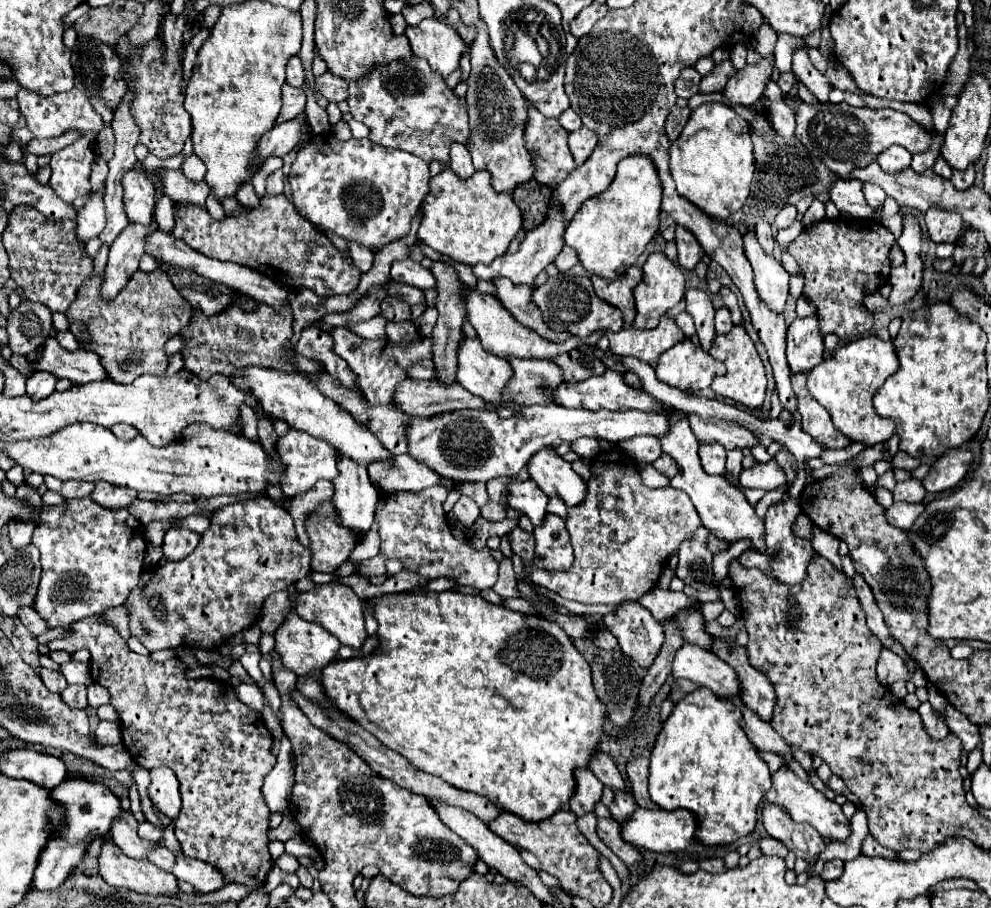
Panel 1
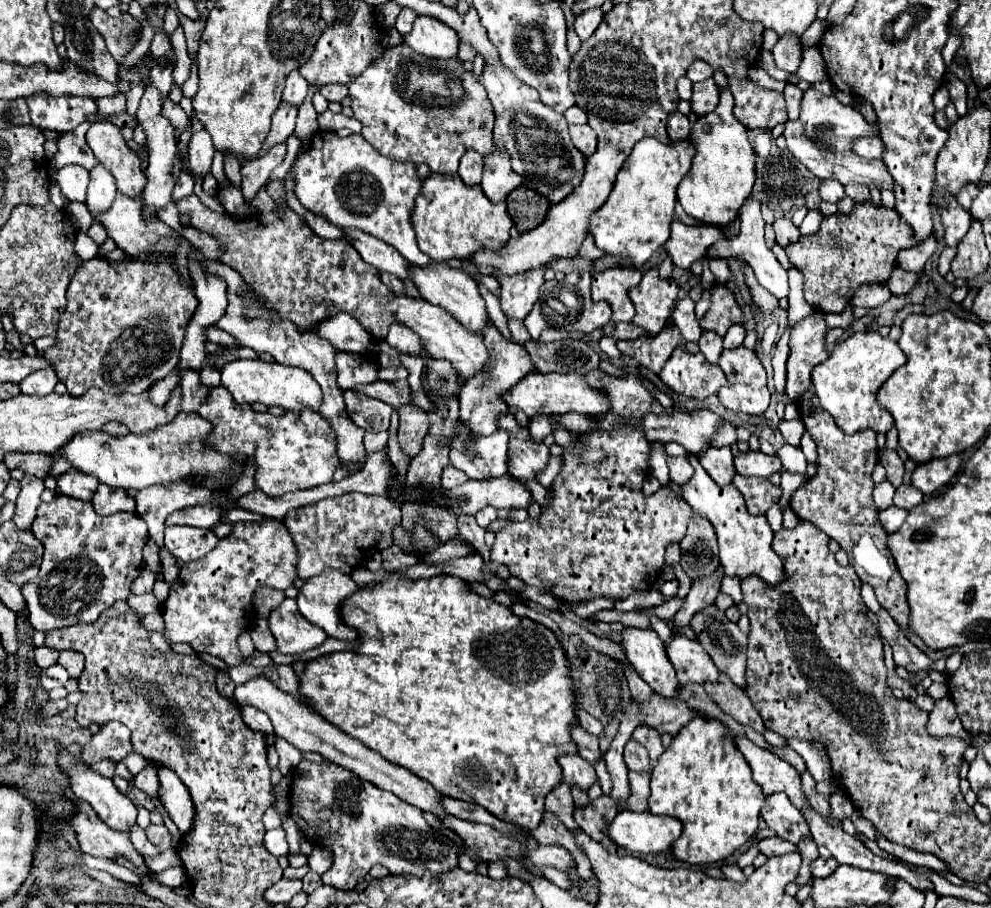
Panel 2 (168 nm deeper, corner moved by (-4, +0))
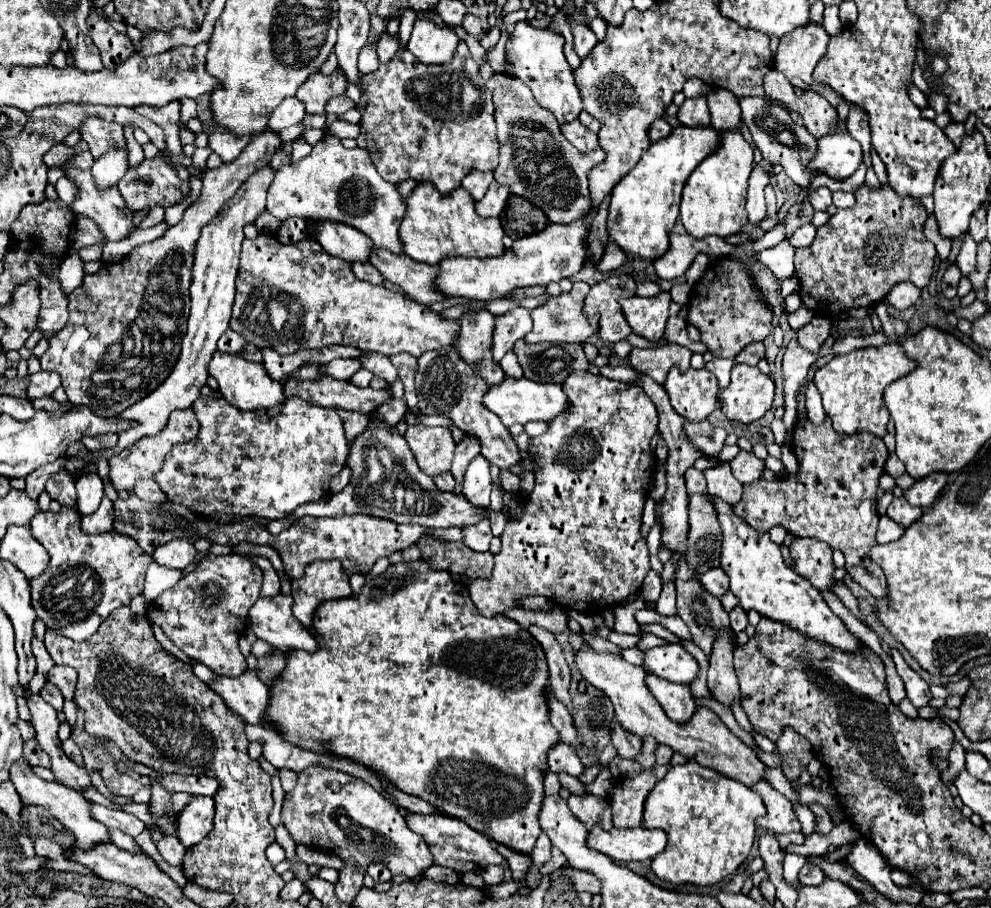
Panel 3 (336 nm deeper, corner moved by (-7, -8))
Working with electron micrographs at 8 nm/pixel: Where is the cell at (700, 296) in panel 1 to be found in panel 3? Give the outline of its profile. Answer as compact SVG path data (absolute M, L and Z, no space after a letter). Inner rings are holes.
M717 357L717 359L713 359L713 361L709 361L705 367L717 377L717 381L719 381L719 389L725 389L727 385L729 385L729 375L731 375L731 367L733 367L733 359L721 359L721 357Z

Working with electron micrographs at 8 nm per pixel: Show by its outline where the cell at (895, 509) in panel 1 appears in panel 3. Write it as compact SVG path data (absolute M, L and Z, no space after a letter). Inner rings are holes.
M883 515L879 519L879 527L877 527L877 543L891 543L897 541L903 535L903 527L899 527L899 523L895 523L893 519L889 519L887 515Z

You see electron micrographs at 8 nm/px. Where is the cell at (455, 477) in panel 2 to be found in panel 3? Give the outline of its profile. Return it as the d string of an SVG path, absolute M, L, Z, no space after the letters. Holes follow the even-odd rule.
M447 471L447 473L435 477L435 485L437 485L439 491L453 491L453 487L455 487L455 479L453 479L453 475Z

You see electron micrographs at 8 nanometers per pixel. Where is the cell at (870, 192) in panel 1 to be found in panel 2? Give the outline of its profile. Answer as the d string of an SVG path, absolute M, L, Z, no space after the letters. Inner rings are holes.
M848 183L848 185L846 185L846 195L848 195L850 199L854 199L856 203L866 203L866 201L870 201L870 189L868 189L868 187L862 187L862 185L852 185L852 183Z

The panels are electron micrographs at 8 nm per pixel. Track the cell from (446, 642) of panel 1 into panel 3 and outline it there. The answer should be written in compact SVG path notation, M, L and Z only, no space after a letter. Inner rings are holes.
M423 559L413 563L389 565L381 575L369 577L359 593L353 593L345 599L323 601L313 615L311 631L319 643L319 649L315 653L287 653L285 669L269 687L269 707L263 715L263 723L277 729L287 743L297 745L305 751L313 751L319 755L331 753L335 757L345 757L355 763L361 763L371 771L383 775L399 791L425 799L439 813L445 813L467 823L471 829L487 835L491 841L497 841L517 853L531 855L533 845L541 835L539 807L545 797L543 773L547 769L547 747L559 741L555 727L551 727L547 715L547 699L543 695L549 683L545 653L541 645L531 637L531 633L521 629L519 623L511 621L509 617L499 615L499 619L487 619L479 615L477 607L471 603L471 597L467 595L467 587L453 581L447 571L431 569Z

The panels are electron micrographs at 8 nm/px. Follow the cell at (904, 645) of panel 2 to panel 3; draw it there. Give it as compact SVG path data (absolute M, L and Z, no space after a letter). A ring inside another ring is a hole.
M891 651L891 657L895 661L895 667L897 667L897 673L899 677L903 679L905 683L905 689L907 689L907 699L919 709L919 707L925 707L929 705L929 701L933 699L931 697L931 691L929 691L929 685L903 661L903 657L899 655L899 651Z

